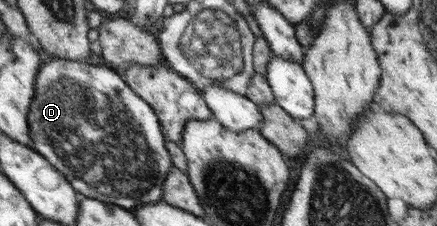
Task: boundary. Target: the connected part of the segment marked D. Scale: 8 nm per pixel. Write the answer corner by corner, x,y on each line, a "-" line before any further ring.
47,58
35,80
35,93
28,111
33,149
67,177
78,194
132,210
138,205
163,200
164,182
173,168
164,130
156,110
104,64

